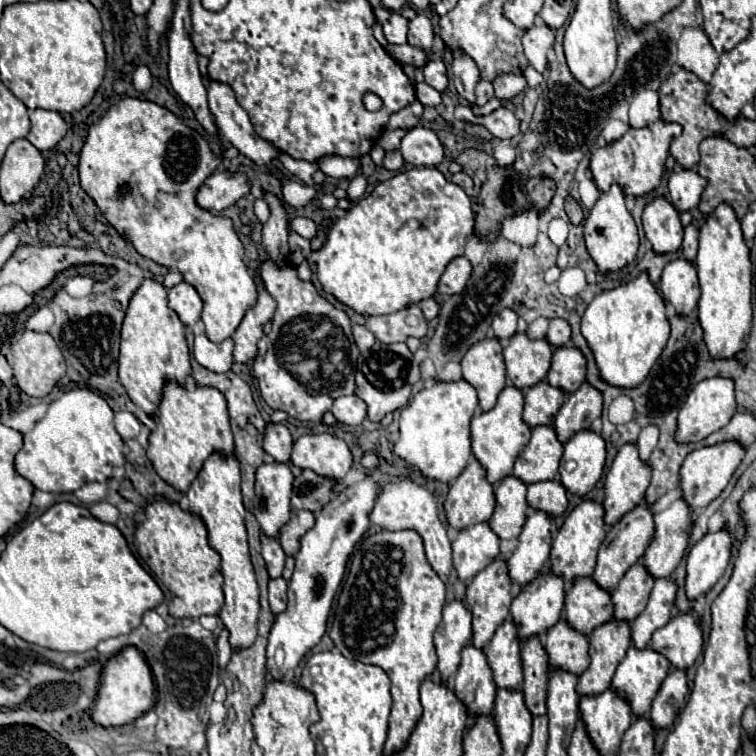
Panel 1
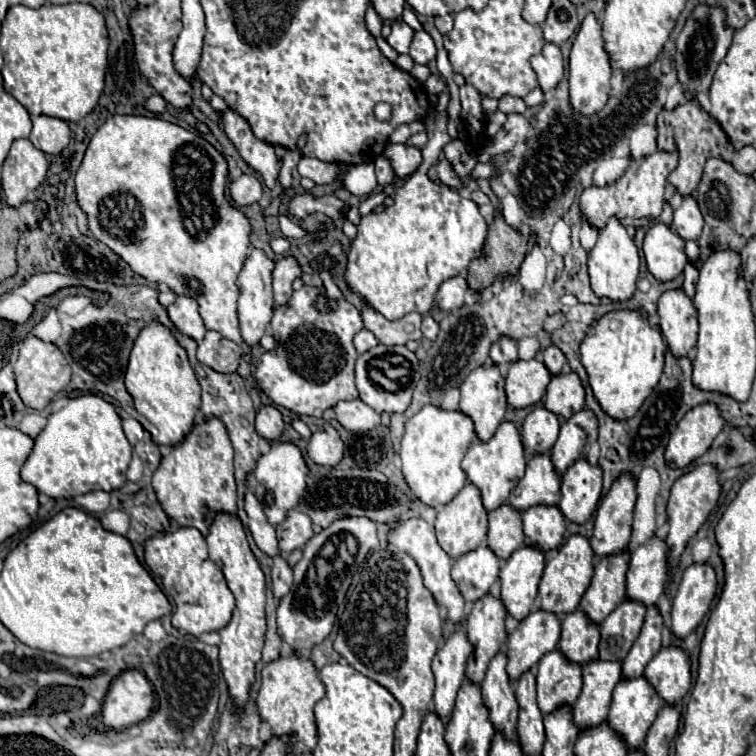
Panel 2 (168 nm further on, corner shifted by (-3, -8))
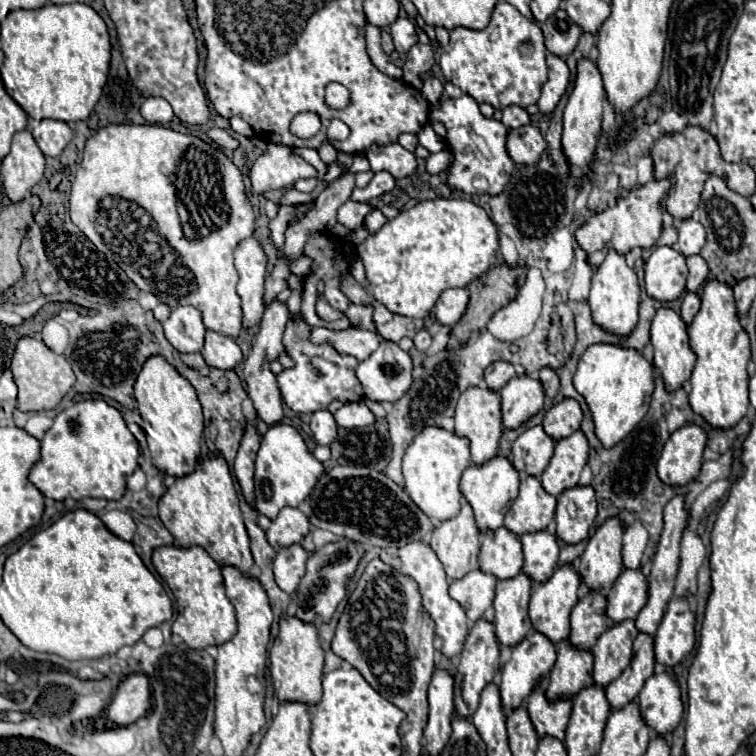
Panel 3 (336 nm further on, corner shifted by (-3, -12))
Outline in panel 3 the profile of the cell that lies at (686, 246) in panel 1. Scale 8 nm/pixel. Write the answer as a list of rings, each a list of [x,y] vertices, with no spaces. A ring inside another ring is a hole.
[[[685,292],[683,304],[681,304],[681,318],[689,324],[689,322],[693,320],[693,316],[699,312],[699,306],[701,306],[699,294],[695,294],[695,292]]]

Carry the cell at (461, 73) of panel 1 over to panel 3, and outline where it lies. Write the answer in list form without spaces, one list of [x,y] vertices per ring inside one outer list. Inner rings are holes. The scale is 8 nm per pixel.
[[[467,94],[443,102],[439,112],[431,114],[429,120],[439,120],[447,128],[447,144],[453,152],[453,164],[447,170],[449,172],[447,184],[453,190],[461,190],[471,196],[473,194],[489,194],[489,196],[501,194],[513,170],[513,160],[509,158],[505,150],[507,128],[495,118],[485,118],[479,110],[479,104],[471,100],[471,96]]]

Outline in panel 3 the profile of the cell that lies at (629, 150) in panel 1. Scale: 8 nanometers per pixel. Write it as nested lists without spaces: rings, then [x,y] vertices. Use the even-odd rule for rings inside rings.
[[[669,176],[663,180],[651,180],[643,186],[631,188],[625,198],[617,198],[613,206],[603,212],[591,214],[575,232],[579,246],[587,252],[591,266],[599,266],[607,256],[609,248],[615,248],[619,254],[627,254],[631,248],[651,248],[661,234],[661,214],[667,202],[667,192],[671,188]]]

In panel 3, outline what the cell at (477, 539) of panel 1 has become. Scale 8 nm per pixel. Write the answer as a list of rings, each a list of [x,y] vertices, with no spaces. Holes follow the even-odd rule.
[[[471,570],[467,576],[453,580],[449,586],[449,594],[463,606],[469,620],[479,620],[483,612],[493,604],[495,598],[495,582],[497,578],[485,574],[483,570]]]

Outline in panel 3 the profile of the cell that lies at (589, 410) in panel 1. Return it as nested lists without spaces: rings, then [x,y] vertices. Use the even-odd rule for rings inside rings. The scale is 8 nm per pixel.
[[[577,430],[571,436],[557,440],[555,454],[541,474],[543,488],[553,496],[559,496],[563,490],[573,488],[579,482],[583,466],[587,464],[587,456],[589,444],[583,436],[583,430]]]

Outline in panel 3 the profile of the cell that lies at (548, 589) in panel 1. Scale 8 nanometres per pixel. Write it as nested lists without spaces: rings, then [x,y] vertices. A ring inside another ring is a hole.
[[[531,630],[531,636],[523,638],[511,654],[511,660],[503,666],[503,680],[501,680],[501,700],[503,700],[503,708],[505,712],[519,708],[523,704],[523,700],[531,694],[535,682],[543,676],[549,674],[549,670],[553,668],[557,658],[557,648],[555,644],[551,644],[551,640],[547,640],[547,636],[543,636],[541,632]]]

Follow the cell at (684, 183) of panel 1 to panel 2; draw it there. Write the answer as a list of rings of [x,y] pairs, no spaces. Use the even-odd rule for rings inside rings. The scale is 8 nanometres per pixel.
[[[691,196],[683,198],[683,204],[675,210],[673,228],[683,240],[697,240],[703,228],[703,216]]]

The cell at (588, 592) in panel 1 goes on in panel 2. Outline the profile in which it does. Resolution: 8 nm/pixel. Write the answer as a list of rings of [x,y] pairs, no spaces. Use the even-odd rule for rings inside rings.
[[[577,610],[573,614],[563,616],[559,652],[567,660],[583,666],[591,660],[597,660],[599,636],[599,628],[593,622],[589,622],[581,610]]]

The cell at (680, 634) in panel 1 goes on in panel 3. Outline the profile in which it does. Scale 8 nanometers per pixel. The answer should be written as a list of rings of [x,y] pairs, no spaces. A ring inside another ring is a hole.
[[[663,670],[647,678],[639,692],[639,706],[645,722],[657,734],[667,734],[679,724],[683,716],[681,688],[671,670]]]

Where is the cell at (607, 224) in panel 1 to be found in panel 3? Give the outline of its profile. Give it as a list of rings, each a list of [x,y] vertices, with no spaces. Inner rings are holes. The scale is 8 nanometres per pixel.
[[[611,250],[607,258],[595,268],[591,278],[591,294],[589,306],[593,312],[593,320],[597,326],[613,332],[613,334],[629,334],[637,324],[637,308],[639,308],[639,280],[633,268],[627,266],[625,256]]]

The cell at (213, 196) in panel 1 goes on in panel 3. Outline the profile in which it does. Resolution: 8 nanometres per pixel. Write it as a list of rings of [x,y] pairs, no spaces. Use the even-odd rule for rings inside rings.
[[[269,144],[269,150],[251,166],[251,194],[281,190],[299,178],[317,178],[317,170],[303,158],[291,154],[289,146]]]

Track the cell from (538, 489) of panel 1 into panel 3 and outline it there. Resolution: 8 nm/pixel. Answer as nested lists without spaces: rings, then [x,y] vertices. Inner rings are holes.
[[[549,530],[543,532],[527,532],[521,536],[525,566],[523,572],[537,582],[543,582],[551,576],[557,566],[559,556],[559,540]]]

